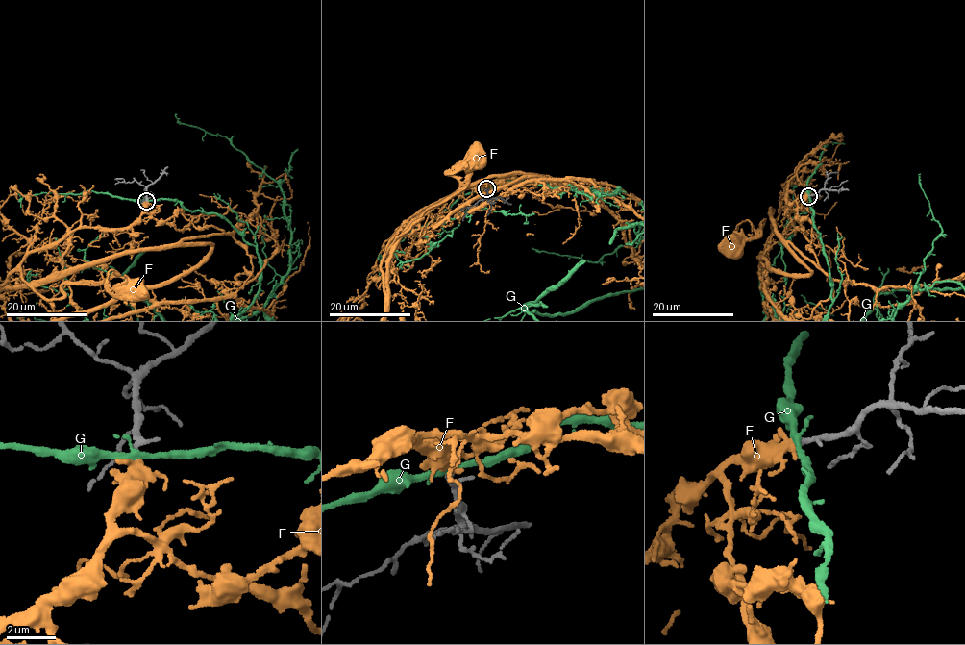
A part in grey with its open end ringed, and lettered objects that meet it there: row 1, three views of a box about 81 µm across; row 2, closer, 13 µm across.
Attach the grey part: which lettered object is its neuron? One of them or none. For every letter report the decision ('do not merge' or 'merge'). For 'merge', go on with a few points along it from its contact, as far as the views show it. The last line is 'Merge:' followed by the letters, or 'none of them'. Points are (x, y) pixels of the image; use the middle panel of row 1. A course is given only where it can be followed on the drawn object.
F: merge
G: do not merge
Merge: F

